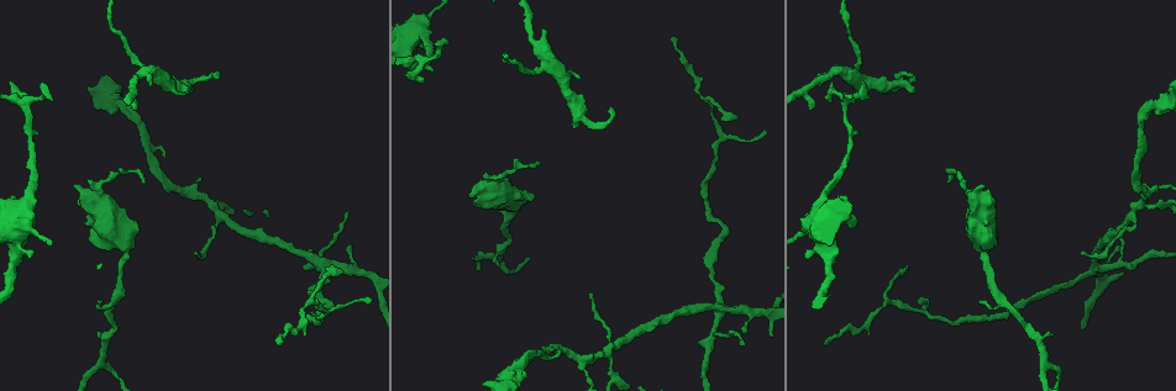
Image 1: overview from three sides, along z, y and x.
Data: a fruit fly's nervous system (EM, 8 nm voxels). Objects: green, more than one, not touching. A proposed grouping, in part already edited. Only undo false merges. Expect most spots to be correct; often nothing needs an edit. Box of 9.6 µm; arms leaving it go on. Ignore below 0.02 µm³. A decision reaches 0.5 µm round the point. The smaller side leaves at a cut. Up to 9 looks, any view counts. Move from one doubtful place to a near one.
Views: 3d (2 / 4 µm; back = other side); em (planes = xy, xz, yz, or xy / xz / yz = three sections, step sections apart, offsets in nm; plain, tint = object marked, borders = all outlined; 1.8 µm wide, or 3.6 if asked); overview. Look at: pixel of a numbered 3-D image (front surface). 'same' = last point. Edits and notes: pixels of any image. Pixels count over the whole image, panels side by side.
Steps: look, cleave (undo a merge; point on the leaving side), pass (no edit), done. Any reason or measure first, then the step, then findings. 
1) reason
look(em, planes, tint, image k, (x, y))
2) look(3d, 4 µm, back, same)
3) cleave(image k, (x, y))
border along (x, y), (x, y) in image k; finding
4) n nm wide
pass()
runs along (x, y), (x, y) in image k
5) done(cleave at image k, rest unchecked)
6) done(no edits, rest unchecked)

three arms meet
look(em, xz, step 16, tint, image 1, (214, 203))

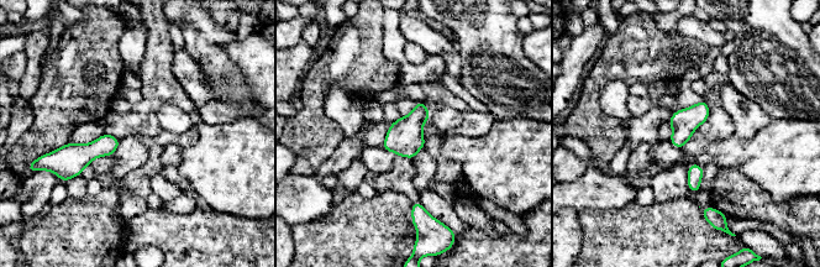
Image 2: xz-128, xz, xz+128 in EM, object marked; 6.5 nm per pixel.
pass()
one cell here

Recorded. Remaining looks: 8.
calibre changes
look(3d, 2 µm, image 1, (517, 364))

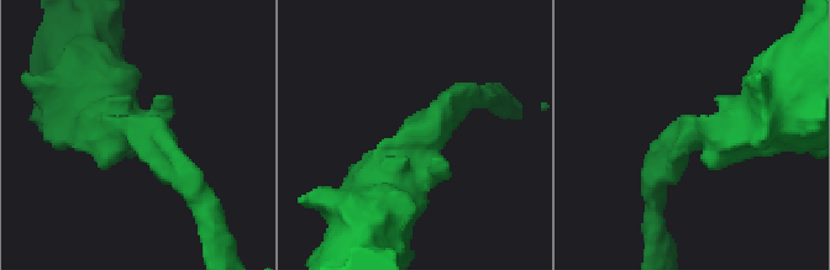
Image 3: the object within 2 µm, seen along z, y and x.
arms of 200, 500 nm
look(em, xz, step 4, tint, image 3, (422, 125))

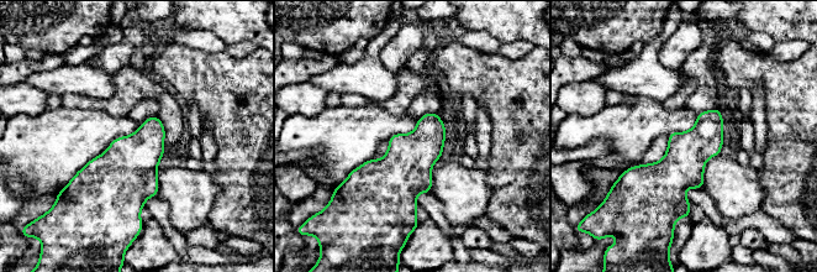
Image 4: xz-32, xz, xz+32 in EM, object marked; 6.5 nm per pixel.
cut it another way
look(em, planes, tint, same)

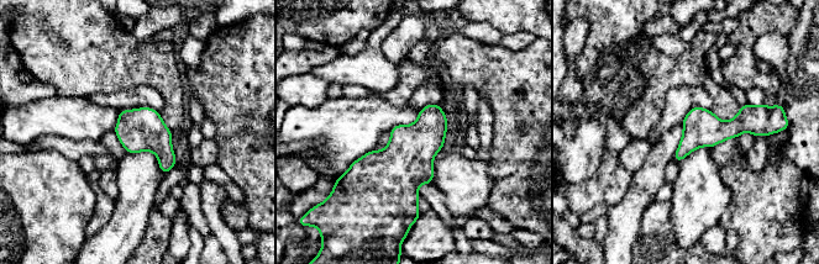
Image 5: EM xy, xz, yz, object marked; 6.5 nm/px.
pass()
all the same cell

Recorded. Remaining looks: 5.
look(3d, 2 µm, image 1, (499, 257))

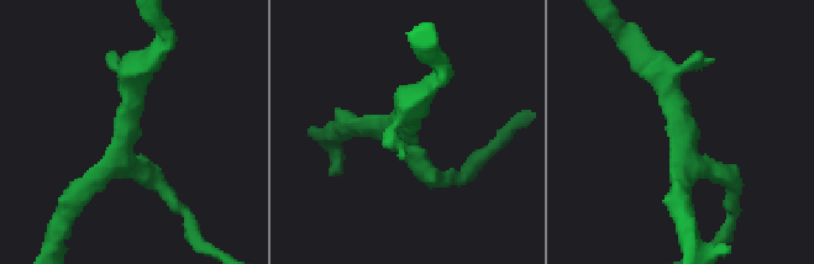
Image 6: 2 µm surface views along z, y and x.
3 arms
look(em, planes, tint, image 6, (120, 148))

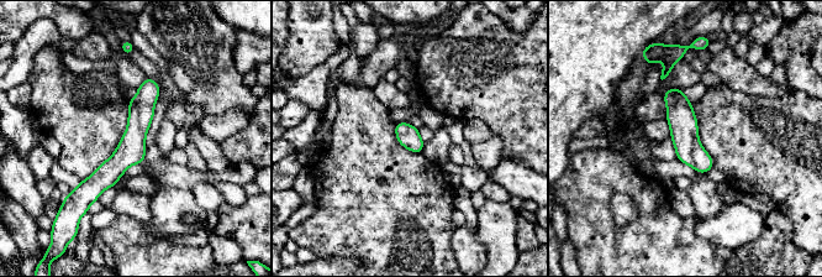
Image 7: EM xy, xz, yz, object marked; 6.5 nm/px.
140 nm wide
pass()
runs along (151, 82), (131, 150), (87, 196) in image 7; continuous, no second cell

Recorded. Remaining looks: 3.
calibre changes
look(em, 3.6 µm, xy, step 16, plain, image 1, (415, 34))

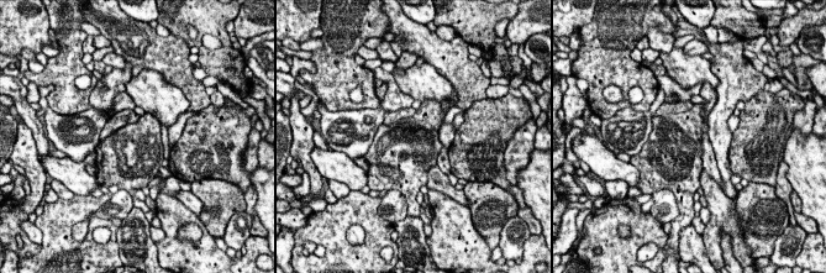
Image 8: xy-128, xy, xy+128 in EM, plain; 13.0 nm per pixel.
look(em, 3.6 µm, xy, step 16, tint, same)

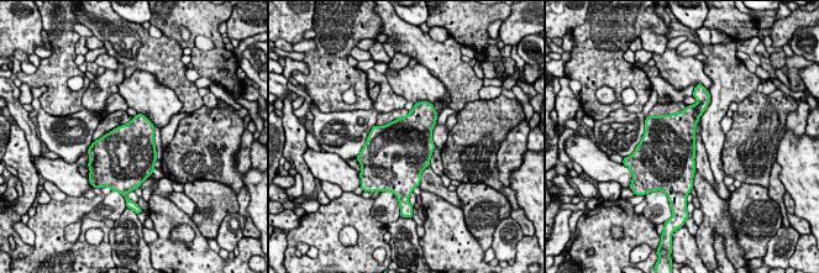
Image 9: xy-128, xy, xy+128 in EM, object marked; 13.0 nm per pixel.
pass()
all the same cell

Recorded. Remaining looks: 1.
done(no edits, rest unchecked)

